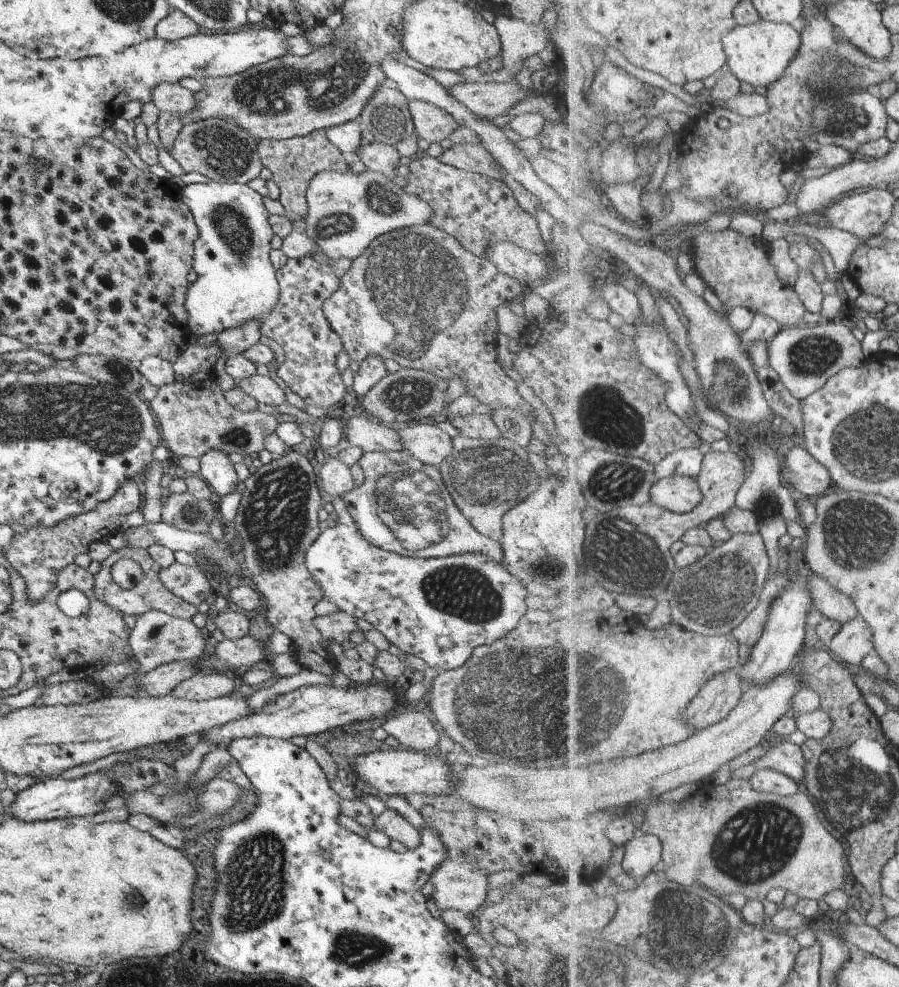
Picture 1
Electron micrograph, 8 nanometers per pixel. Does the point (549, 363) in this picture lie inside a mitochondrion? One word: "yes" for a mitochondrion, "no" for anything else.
no

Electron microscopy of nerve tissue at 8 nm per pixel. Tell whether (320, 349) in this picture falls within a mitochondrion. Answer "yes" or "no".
no

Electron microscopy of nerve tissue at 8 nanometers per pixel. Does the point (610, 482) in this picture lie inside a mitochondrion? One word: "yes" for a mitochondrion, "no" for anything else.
yes

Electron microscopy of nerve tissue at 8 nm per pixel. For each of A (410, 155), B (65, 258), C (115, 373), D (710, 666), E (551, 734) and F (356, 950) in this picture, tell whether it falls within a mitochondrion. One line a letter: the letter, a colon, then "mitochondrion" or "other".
A: other
B: other
C: mitochondrion
D: other
E: mitochondrion
F: mitochondrion

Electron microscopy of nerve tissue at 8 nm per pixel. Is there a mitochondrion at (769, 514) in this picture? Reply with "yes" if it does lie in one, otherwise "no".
no

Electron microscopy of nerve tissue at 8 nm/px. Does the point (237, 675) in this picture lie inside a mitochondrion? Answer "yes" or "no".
no

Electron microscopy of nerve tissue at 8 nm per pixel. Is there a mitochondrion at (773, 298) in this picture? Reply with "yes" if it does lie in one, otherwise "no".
no

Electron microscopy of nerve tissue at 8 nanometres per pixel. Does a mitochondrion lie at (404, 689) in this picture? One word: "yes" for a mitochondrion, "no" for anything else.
no

